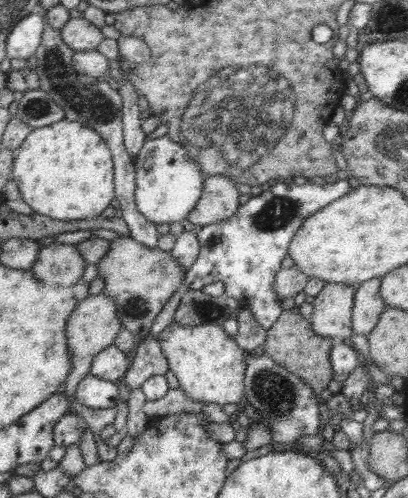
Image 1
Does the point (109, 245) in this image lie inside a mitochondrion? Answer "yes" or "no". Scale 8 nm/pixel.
no

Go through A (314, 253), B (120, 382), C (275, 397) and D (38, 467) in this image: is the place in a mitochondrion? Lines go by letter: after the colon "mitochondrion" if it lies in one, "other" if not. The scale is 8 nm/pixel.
A: other
B: other
C: mitochondrion
D: other

